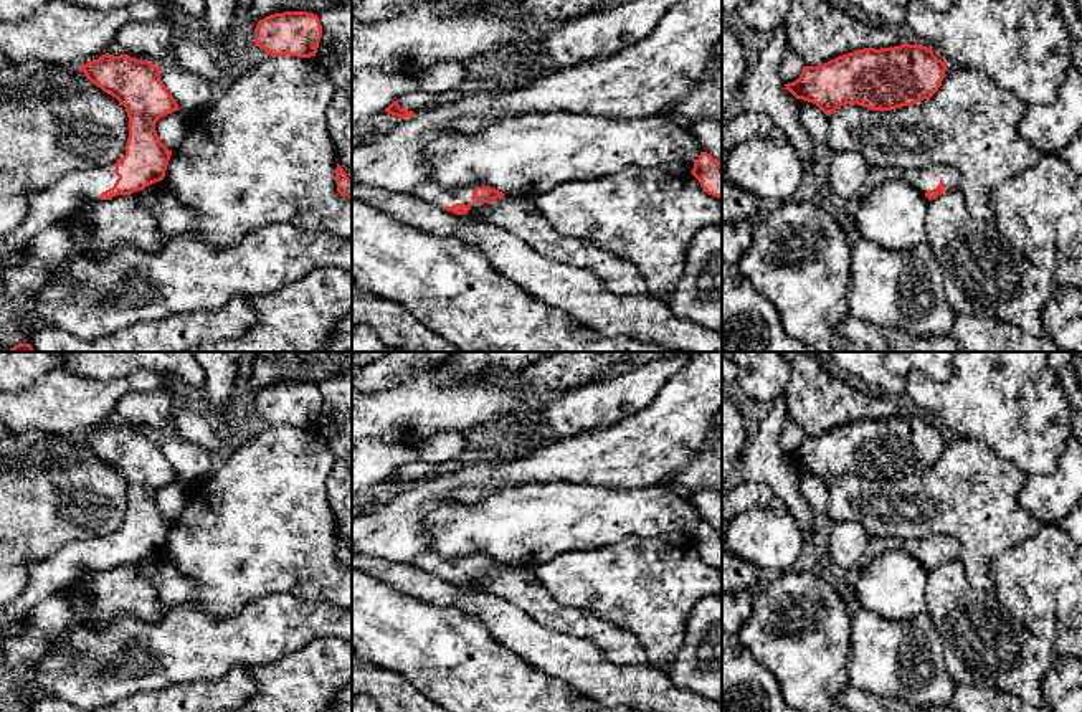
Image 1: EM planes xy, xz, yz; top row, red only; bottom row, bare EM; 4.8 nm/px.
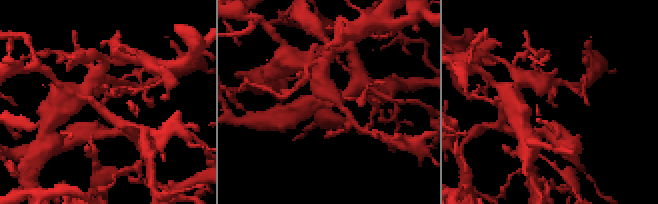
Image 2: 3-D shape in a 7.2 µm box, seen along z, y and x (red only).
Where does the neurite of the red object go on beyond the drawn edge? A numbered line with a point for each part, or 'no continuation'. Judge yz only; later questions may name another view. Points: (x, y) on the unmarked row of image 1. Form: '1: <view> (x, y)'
1: yz (929, 547)

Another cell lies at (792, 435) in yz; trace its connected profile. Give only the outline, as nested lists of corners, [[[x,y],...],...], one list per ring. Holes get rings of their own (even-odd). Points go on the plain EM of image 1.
[[[786,420],[778,438],[778,446],[781,453],[788,454],[796,451],[804,436],[804,431],[795,421]]]

